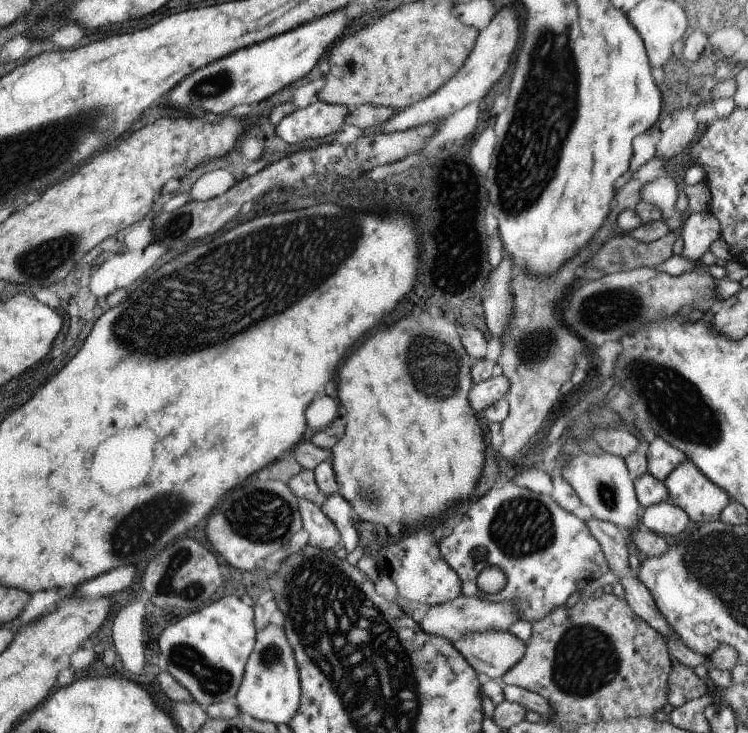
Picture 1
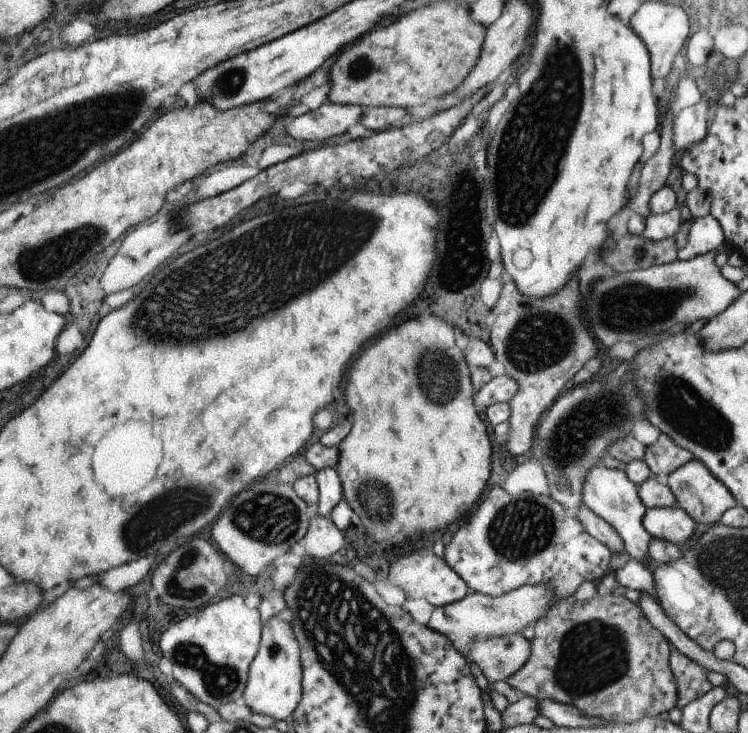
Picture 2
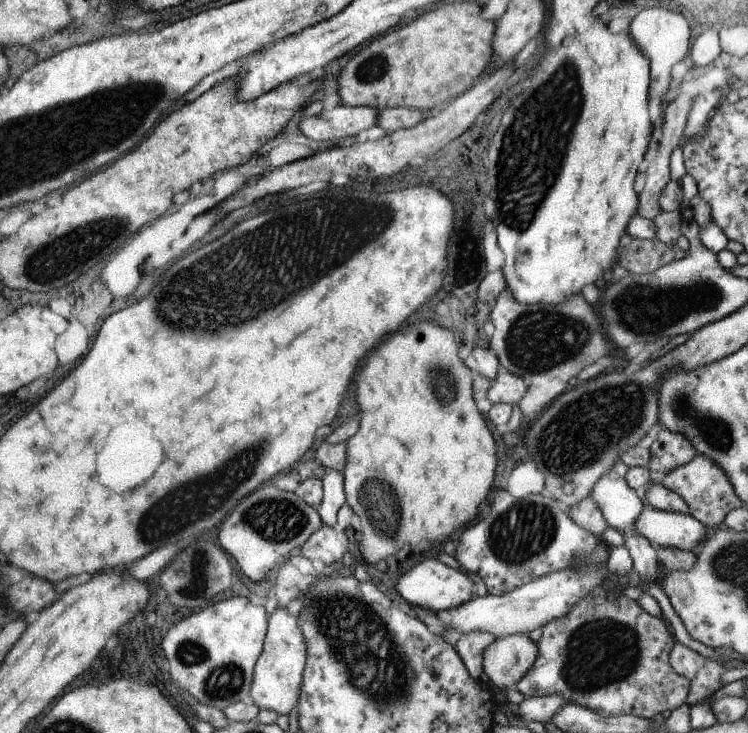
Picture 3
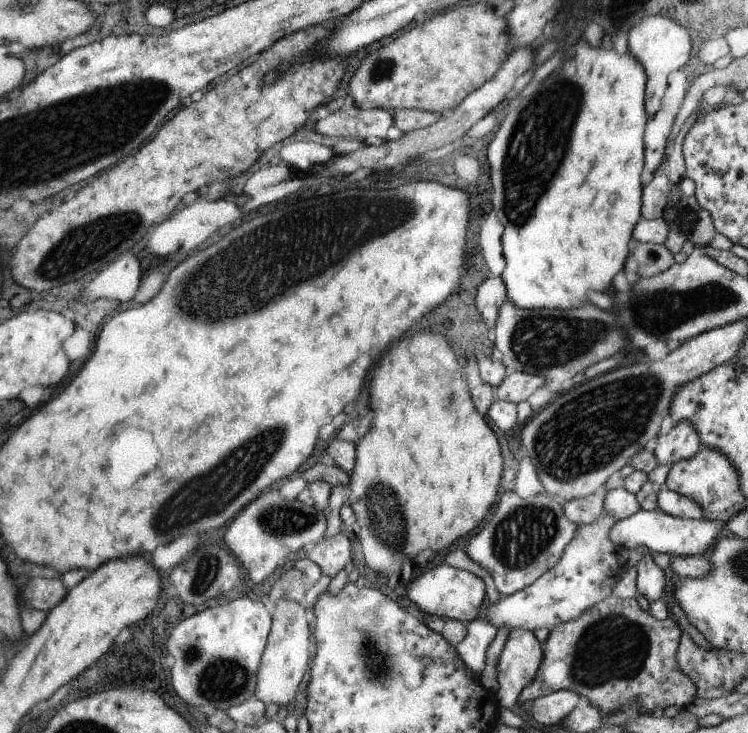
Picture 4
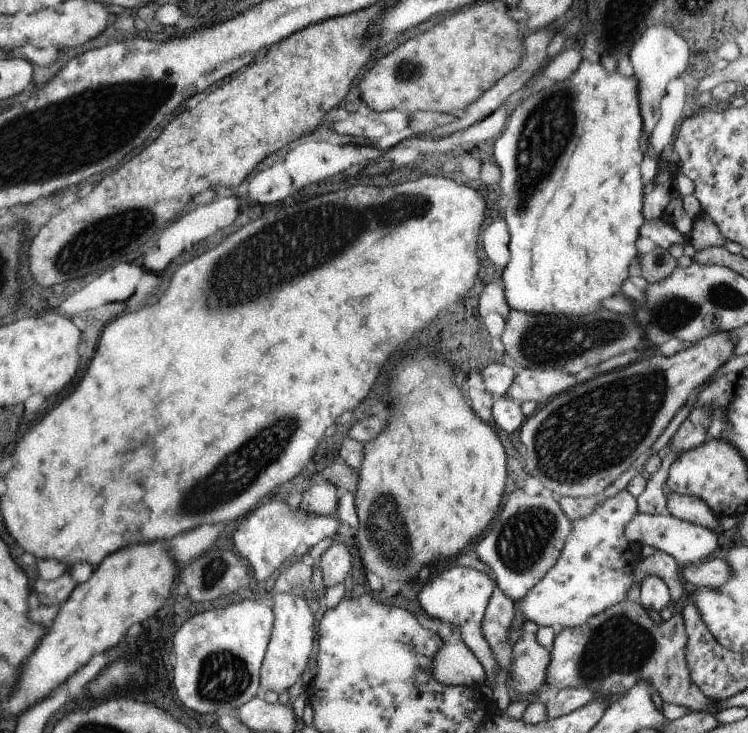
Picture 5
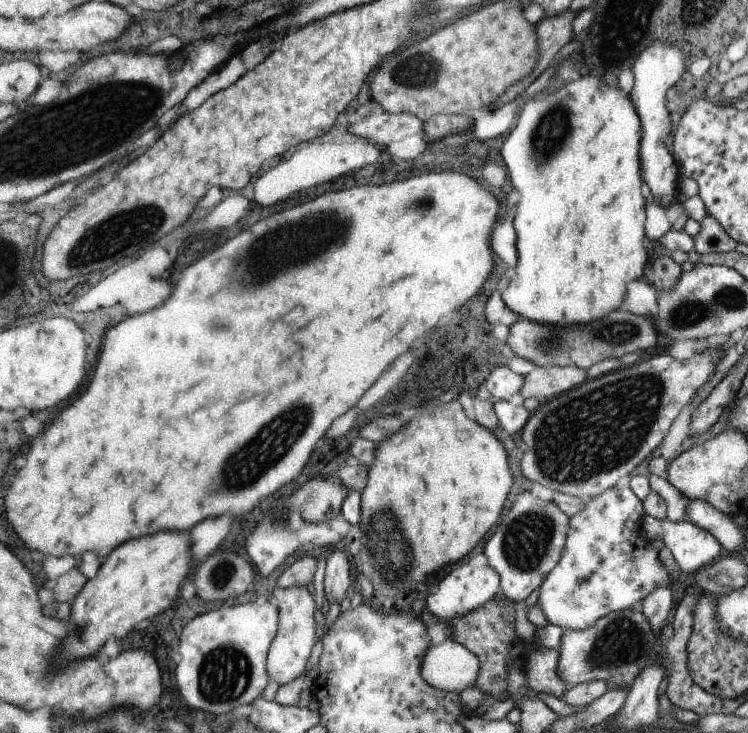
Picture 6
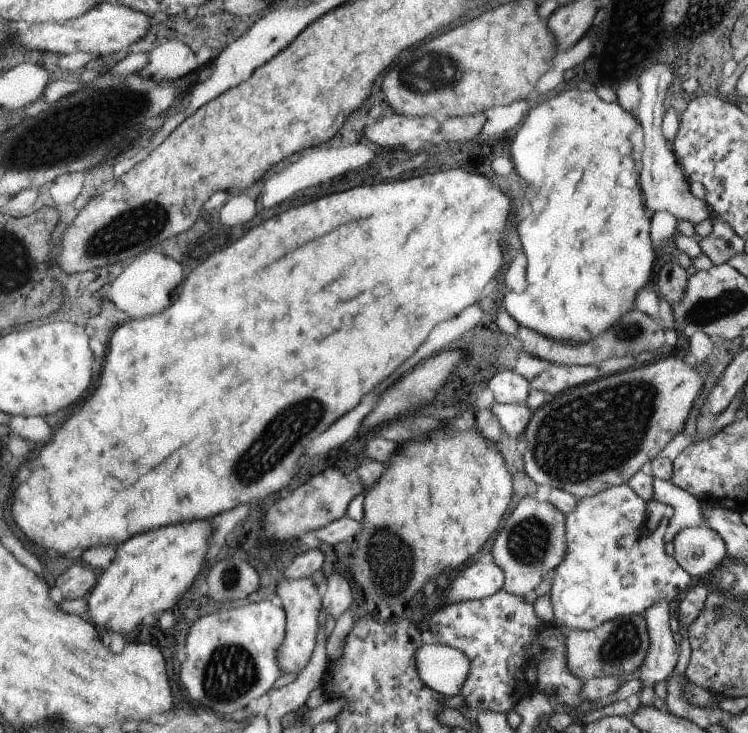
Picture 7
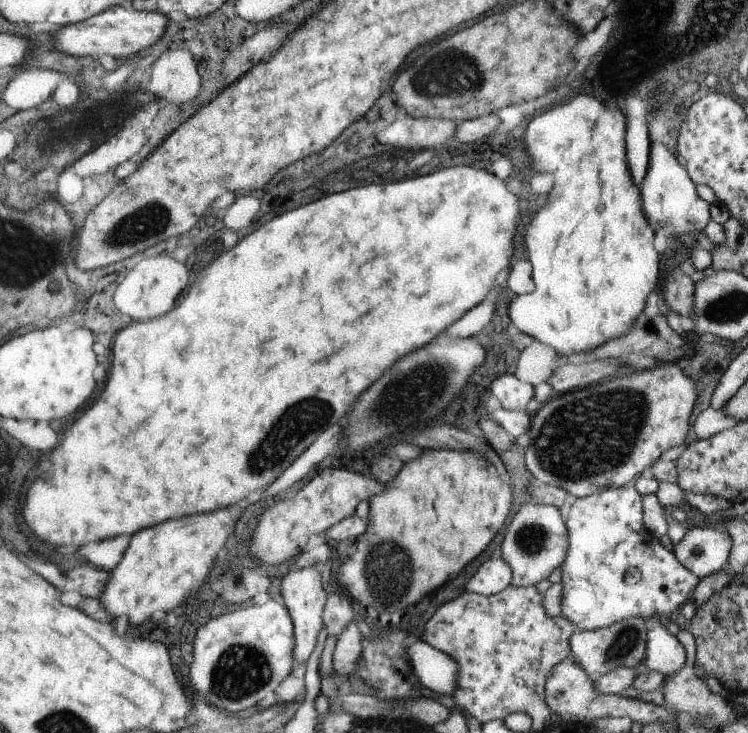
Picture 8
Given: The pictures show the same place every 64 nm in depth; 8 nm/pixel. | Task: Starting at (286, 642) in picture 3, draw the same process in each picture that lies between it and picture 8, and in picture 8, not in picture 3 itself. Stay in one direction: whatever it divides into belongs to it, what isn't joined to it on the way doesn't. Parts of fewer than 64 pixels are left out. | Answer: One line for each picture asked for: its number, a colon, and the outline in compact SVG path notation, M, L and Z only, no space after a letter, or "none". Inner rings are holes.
4: M277 600L277 604L271 608L271 632L267 636L267 644L263 648L259 668L257 668L257 680L255 680L255 694L253 698L261 702L263 706L277 706L287 708L295 694L299 692L299 686L303 684L303 676L309 670L309 622L305 616L305 610L297 602Z
5: M273 594L273 628L271 638L265 650L265 658L261 662L259 672L259 690L257 696L265 696L267 692L287 694L287 690L301 680L301 674L309 662L309 654L313 648L313 616L305 604L305 596L293 596L293 594Z
6: M309 586L305 588L273 588L273 596L277 600L277 614L279 614L279 622L277 622L277 632L273 636L273 642L267 650L267 660L265 660L265 670L267 670L267 678L269 682L277 682L279 688L293 682L295 678L305 674L305 662L309 658L309 652L315 644L315 602L313 592Z
7: M299 578L299 580L283 580L277 584L277 598L285 612L285 636L275 652L275 664L283 674L299 674L307 662L311 660L311 654L317 644L317 636L321 630L317 628L317 612L321 610L321 594L319 586L315 588L311 578Z
8: M303 568L303 570L289 570L289 574L281 580L281 598L283 604L291 616L293 622L293 666L297 668L299 664L305 664L309 654L315 648L315 640L317 640L317 632L323 624L323 606L327 602L327 590L321 584L319 572L315 568Z

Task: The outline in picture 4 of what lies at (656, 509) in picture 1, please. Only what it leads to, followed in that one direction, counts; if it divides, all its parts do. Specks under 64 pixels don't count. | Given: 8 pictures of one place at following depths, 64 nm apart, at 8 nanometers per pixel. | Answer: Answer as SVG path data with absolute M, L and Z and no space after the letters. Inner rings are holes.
M639 510L637 514L629 516L627 520L615 522L607 538L623 550L633 550L637 546L647 548L651 554L667 554L667 556L701 556L701 552L709 550L715 544L715 538L721 534L725 524L719 522L705 522L705 520L687 520L665 514L661 510Z

